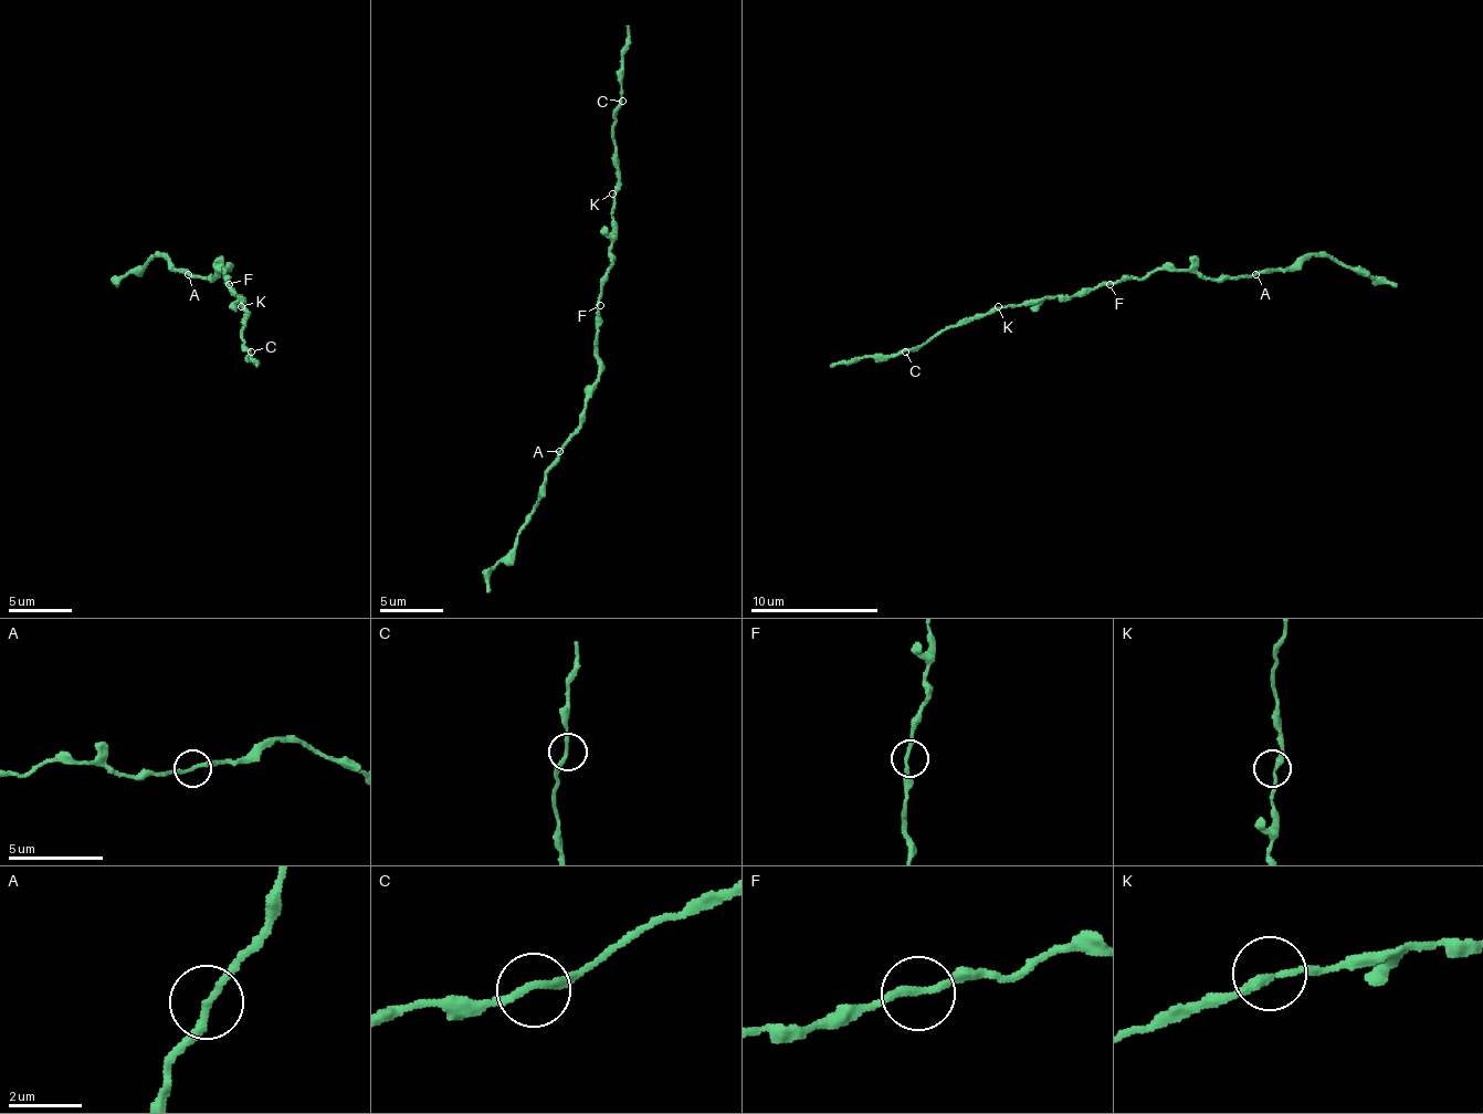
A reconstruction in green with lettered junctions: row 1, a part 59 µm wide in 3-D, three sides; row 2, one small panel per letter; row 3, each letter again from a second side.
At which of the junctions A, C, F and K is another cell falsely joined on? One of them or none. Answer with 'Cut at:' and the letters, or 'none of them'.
Cut at: none of them

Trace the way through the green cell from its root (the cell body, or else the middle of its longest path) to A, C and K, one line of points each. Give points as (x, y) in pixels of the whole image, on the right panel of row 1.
A: (1122, 277), (1148, 277), (1160, 269), (1192, 269), (1206, 277), (1250, 277), (1257, 274)
C: (1122, 277), (1093, 287), (1081, 287), (1071, 297), (1023, 301), (966, 316), (905, 351)
K: (1122, 277), (1093, 287), (1081, 287), (1071, 297), (1023, 301), (998, 306)

